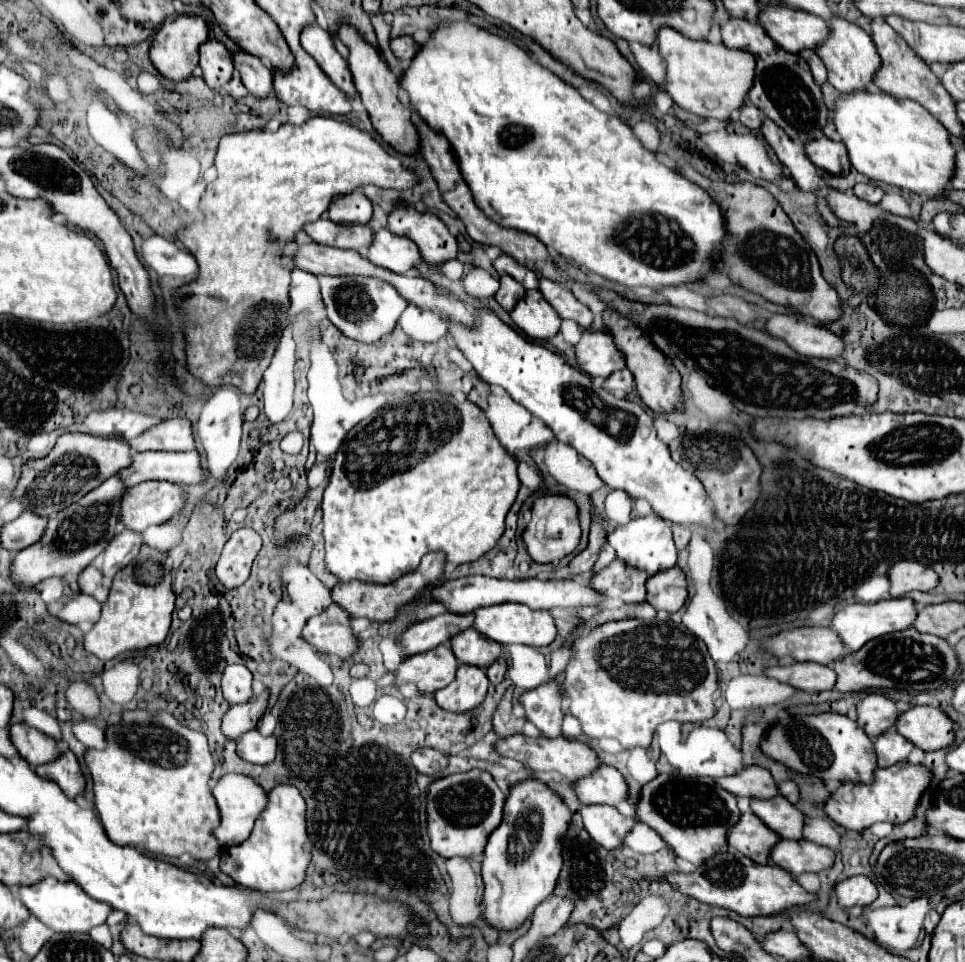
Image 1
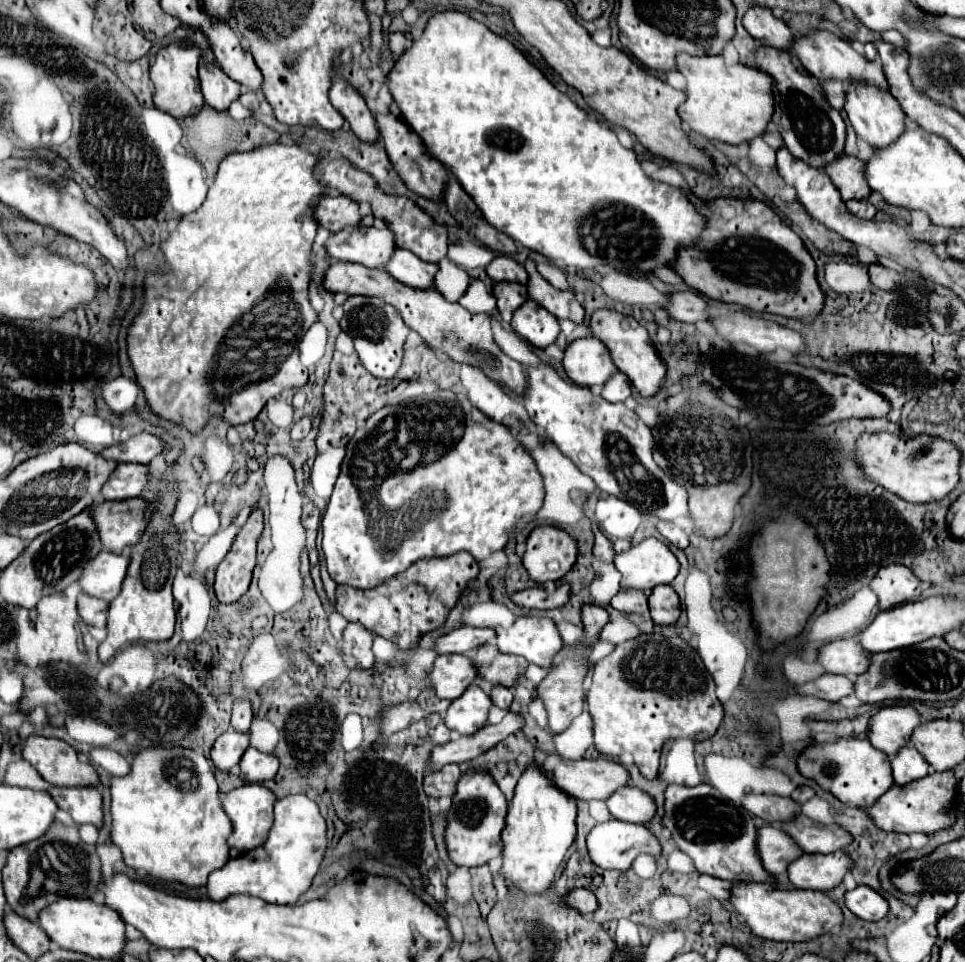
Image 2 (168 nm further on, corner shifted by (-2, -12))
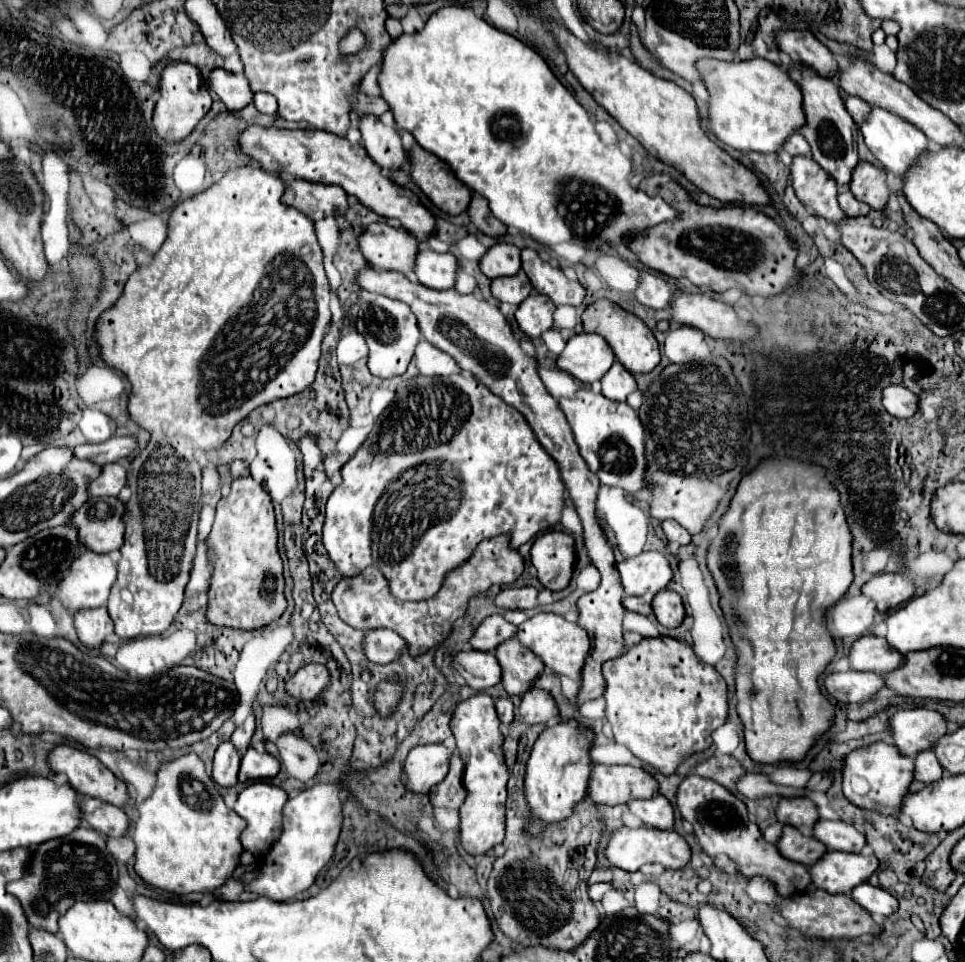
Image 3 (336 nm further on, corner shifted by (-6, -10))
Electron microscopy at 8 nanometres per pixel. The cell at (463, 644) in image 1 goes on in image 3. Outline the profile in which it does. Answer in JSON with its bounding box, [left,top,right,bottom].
[494,637,544,697]

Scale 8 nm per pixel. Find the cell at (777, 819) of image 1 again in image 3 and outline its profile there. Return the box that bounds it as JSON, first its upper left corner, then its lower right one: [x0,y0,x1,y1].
[814,819,866,853]

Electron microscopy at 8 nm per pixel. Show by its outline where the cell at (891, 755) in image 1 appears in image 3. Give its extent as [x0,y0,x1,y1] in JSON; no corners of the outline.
[914,749,944,783]

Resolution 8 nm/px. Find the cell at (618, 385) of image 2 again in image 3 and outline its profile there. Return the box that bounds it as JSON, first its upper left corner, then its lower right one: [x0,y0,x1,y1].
[600,361,636,401]

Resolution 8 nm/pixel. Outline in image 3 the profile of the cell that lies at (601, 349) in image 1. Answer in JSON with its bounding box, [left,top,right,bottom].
[558,333,614,385]

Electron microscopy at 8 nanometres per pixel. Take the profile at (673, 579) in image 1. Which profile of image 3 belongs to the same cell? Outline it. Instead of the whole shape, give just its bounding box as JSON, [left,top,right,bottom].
[652,589,686,629]

